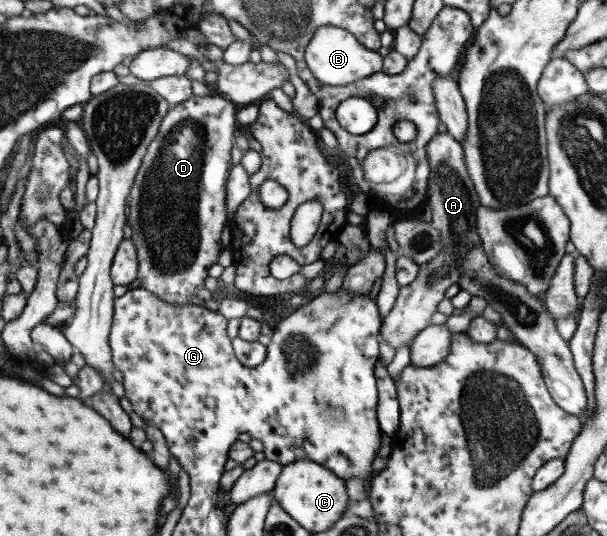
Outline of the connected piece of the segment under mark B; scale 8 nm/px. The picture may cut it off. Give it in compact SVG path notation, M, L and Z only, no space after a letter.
M318 27L306 45L303 59L312 76L330 90L339 90L350 82L381 77L382 74L382 57L376 49L363 47L348 31L340 27Z

